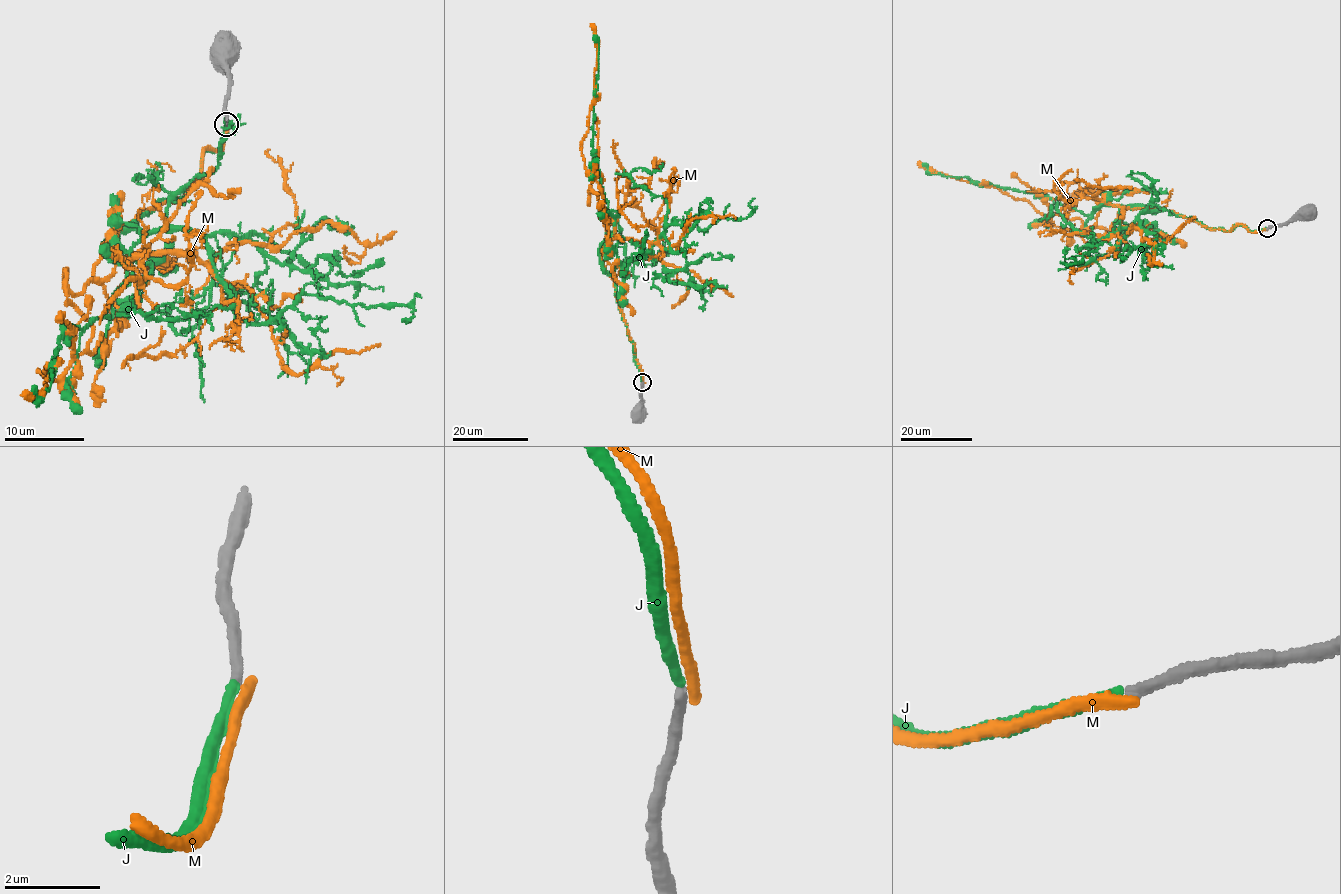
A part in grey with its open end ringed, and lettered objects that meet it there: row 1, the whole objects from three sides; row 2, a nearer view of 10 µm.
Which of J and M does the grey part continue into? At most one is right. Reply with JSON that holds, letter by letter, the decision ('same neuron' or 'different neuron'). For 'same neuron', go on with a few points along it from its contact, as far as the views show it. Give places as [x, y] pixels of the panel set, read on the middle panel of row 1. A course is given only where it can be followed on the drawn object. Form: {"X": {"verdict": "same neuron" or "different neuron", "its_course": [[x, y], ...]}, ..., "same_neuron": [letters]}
{"J": {"verdict": "same neuron", "its_course": [[642, 382], [614, 278], [601, 260], [615, 218], [605, 209], [592, 145], [594, 29]]}, "M": {"verdict": "different neuron"}, "same_neuron": ["J"]}

